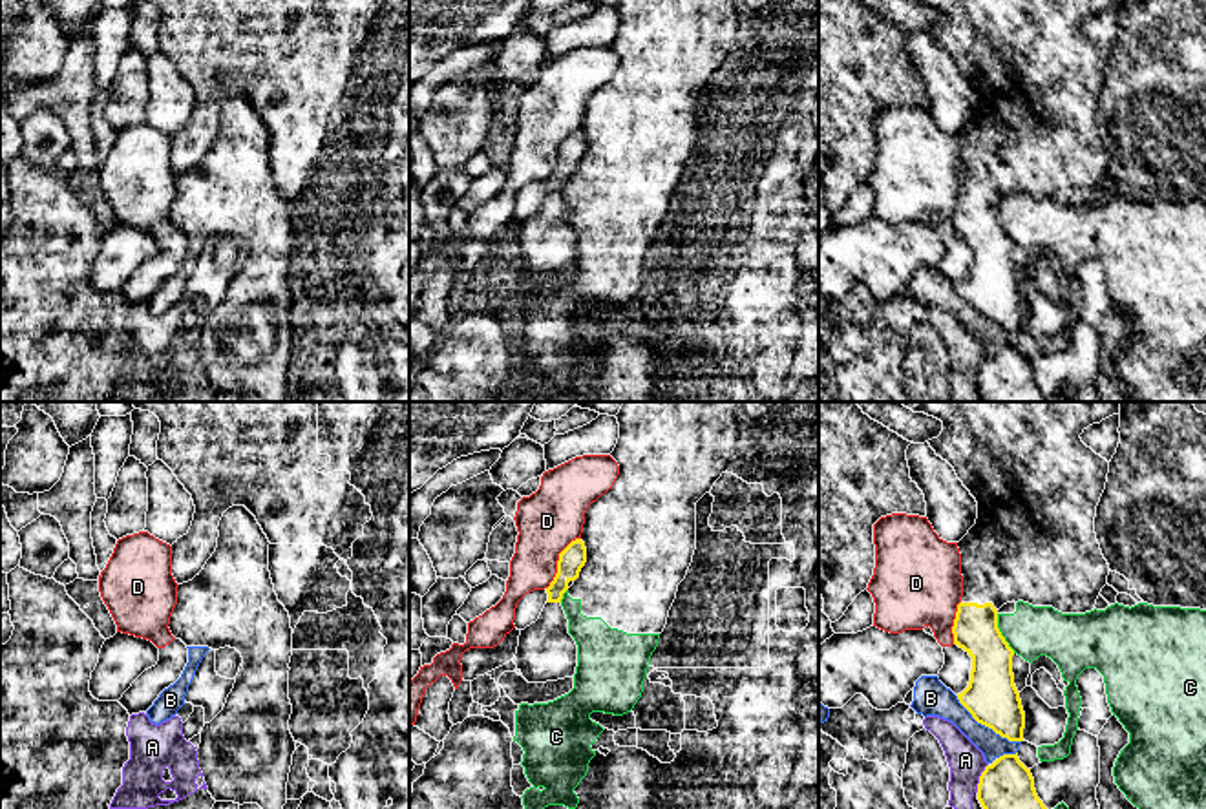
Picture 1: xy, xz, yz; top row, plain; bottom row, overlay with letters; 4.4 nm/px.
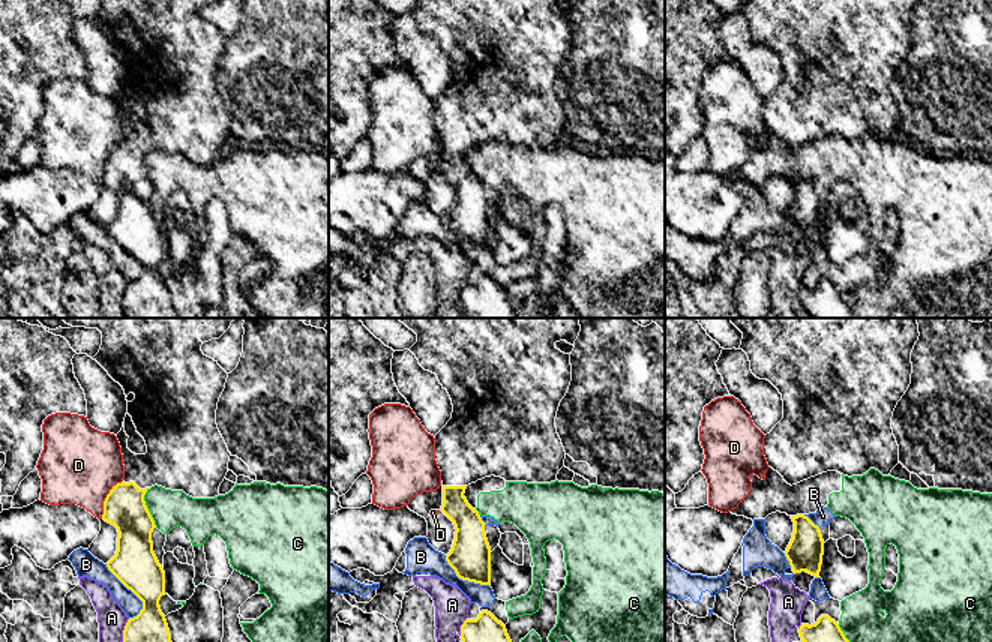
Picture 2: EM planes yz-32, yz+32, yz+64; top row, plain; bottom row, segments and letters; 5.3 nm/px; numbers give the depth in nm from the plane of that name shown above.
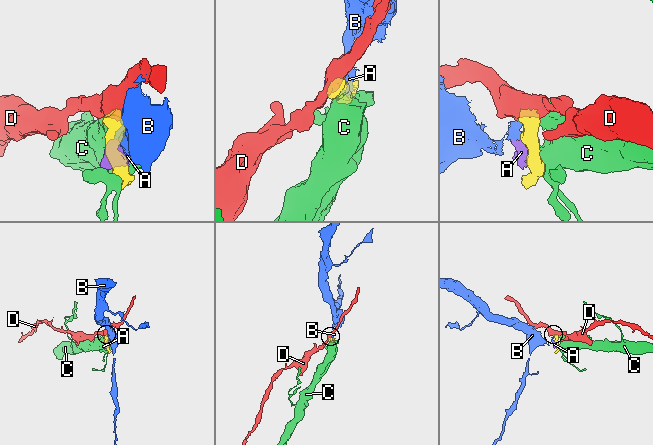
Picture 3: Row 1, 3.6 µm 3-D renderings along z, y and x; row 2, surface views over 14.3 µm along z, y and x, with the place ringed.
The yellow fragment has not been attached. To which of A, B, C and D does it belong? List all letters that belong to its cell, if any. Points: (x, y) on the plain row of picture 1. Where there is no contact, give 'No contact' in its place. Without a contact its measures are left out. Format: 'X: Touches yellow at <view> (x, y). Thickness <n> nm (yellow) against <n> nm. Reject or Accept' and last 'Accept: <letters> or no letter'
A: Touches yellow at yz (980, 369). Thickness 260 nm (yellow) against 160 nm. Reject
B: Touches yellow at yz (987, 316). Thickness 240 nm (yellow) against 140 nm. Reject
C: Touches yellow at yz (1000, 225). Thickness 200 nm (yellow) against 220 nm. Reject
D: Touches yellow at xz (558, 152). Thickness 110 nm (yellow) against 280 nm. Reject
Accept: no letter

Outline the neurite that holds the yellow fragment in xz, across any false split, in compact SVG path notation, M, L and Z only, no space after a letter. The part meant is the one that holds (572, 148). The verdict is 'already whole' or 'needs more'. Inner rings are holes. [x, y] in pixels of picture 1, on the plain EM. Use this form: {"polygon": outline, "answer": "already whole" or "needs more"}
{"polygon": "M576 130L559 144L557 164L546 179L548 192L539 210L521 221L513 254L528 274L557 272L576 265L577 236L568 225L561 190L579 168L585 153L585 133Z", "answer": "needs more"}

